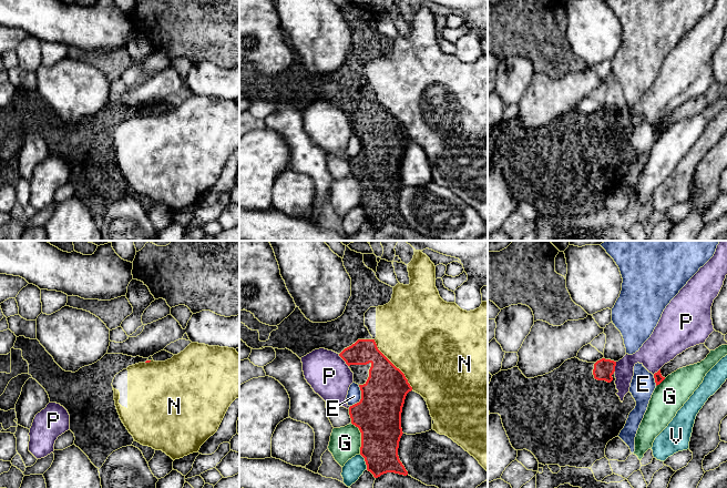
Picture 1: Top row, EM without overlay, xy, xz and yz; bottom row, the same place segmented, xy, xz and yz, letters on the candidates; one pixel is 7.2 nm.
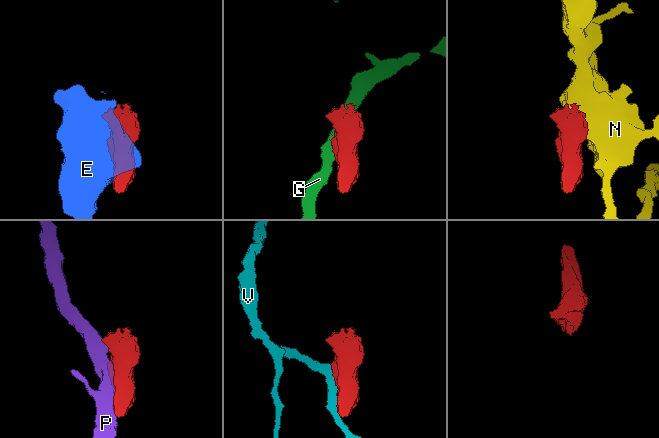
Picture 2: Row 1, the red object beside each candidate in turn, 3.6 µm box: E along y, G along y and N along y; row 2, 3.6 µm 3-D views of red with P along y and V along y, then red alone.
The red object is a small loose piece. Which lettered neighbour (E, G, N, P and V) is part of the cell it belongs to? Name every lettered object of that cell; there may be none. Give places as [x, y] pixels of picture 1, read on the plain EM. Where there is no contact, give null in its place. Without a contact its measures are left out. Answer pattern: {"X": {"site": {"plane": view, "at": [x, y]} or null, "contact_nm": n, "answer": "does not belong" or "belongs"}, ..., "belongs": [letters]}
{"E": {"site": {"plane": "xz", "at": [361, 149]}, "contact_nm": 170, "answer": "does not belong"}, "G": {"site": {"plane": "xz", "at": [361, 189]}, "contact_nm": 240, "answer": "does not belong"}, "N": {"site": {"plane": "xz", "at": [393, 117]}, "contact_nm": 460, "answer": "does not belong"}, "P": {"site": {"plane": "xz", "at": [344, 111]}, "contact_nm": 120, "answer": "does not belong"}, "V": {"site": {"plane": "xz", "at": [365, 212]}, "contact_nm": 130, "answer": "does not belong"}, "belongs": []}

